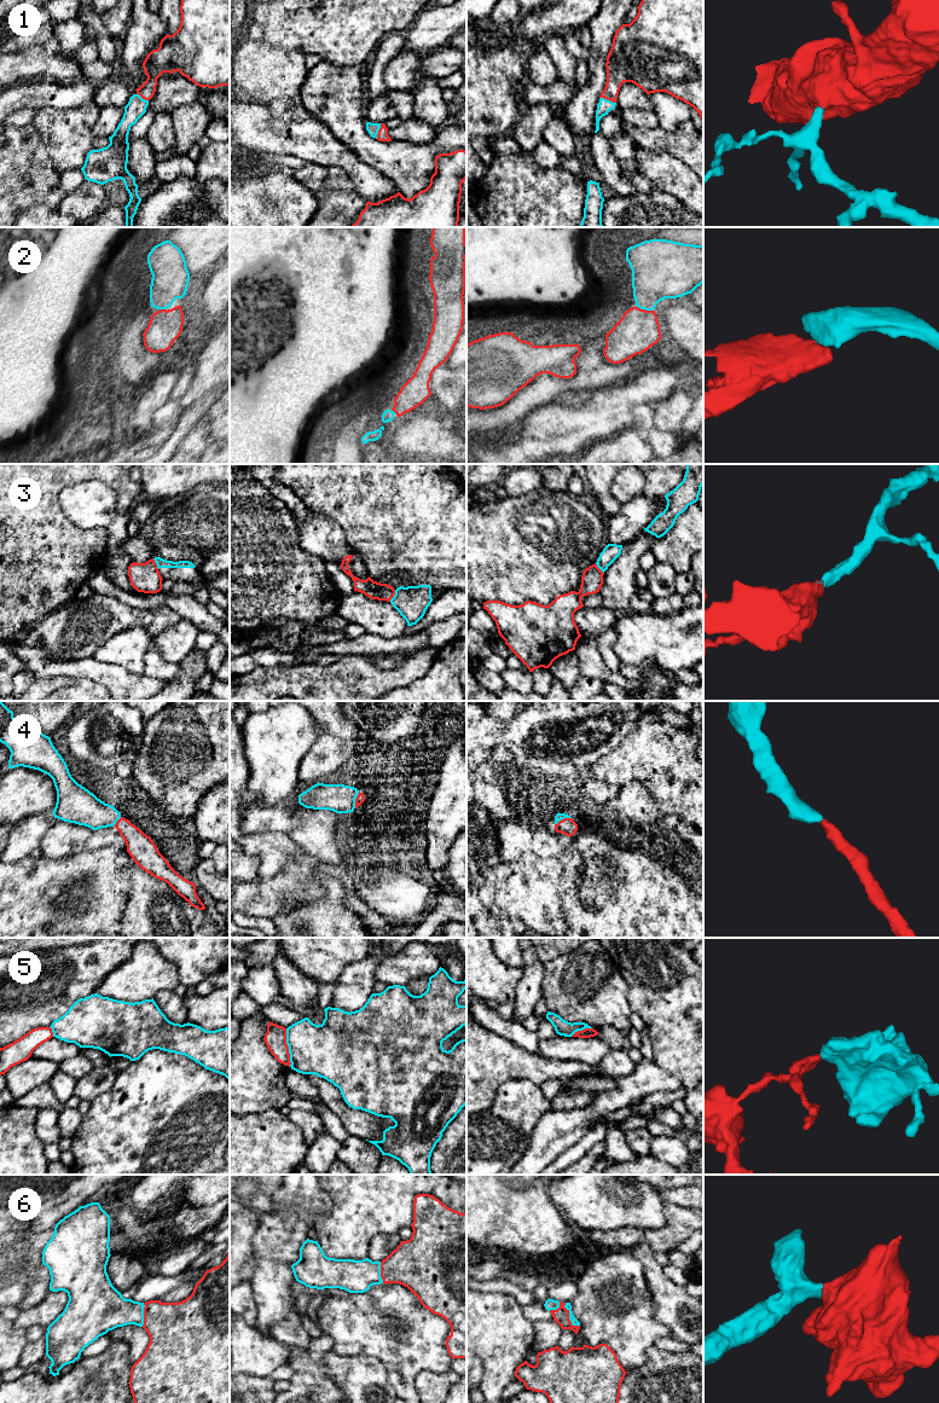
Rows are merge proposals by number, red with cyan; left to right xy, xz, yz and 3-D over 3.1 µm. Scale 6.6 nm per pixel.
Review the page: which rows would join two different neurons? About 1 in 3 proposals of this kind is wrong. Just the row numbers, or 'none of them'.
3, 5

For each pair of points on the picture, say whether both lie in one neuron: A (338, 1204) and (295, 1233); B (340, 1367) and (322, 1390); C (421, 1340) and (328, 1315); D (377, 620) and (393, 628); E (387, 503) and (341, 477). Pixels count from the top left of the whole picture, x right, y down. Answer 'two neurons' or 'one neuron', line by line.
A: two neurons
B: two neurons
C: one neuron
D: one neuron
E: one neuron

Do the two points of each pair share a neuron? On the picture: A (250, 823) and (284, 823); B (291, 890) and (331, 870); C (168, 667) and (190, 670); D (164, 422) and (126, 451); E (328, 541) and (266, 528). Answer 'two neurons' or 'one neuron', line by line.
A: one neuron
B: one neuron
C: two neurons
D: one neuron
E: two neurons

